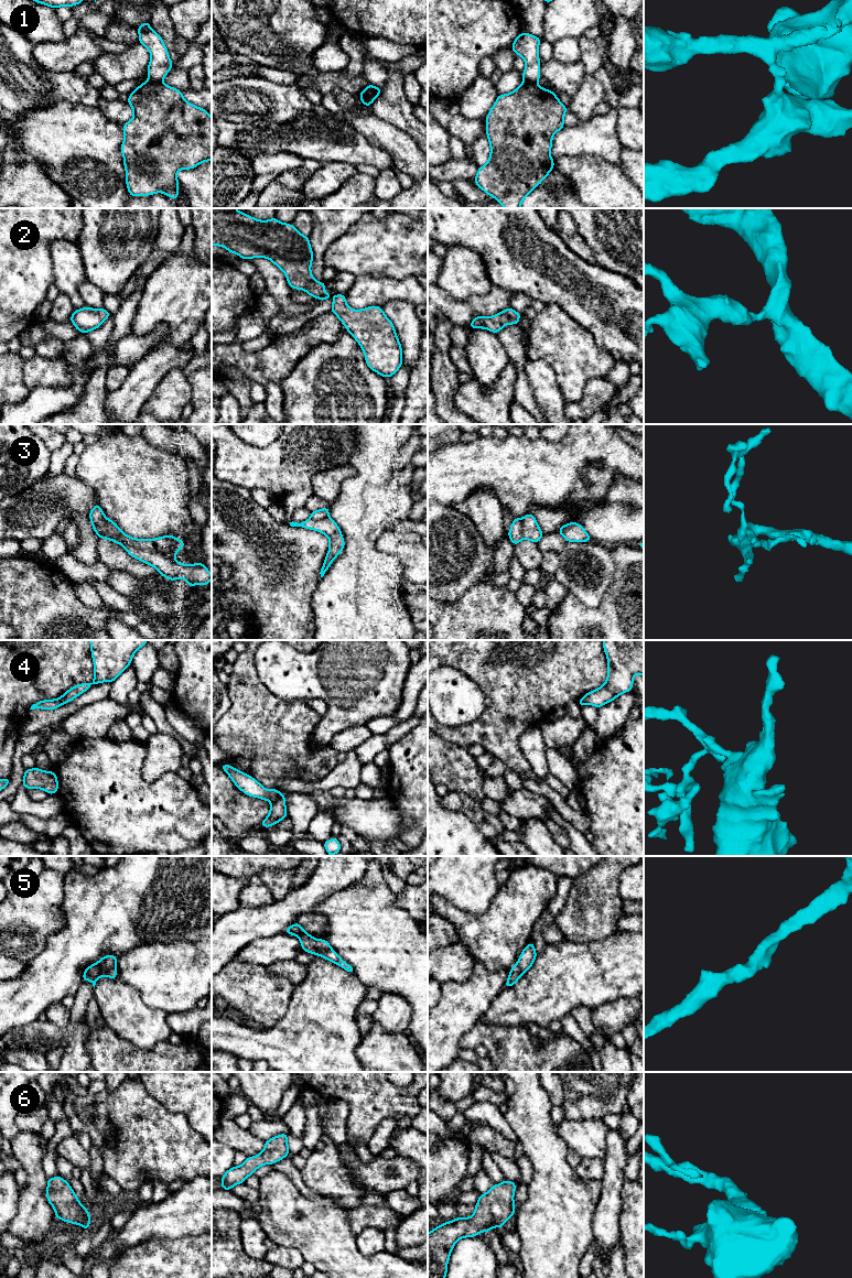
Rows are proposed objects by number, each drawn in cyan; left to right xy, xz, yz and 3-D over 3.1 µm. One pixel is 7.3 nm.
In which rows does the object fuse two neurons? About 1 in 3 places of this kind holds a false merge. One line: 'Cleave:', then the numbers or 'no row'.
Cleave: 1, 3, 4

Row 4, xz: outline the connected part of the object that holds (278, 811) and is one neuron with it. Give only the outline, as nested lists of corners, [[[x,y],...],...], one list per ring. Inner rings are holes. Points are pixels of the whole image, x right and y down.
[[[280,794],[272,803],[268,816],[261,822],[260,826],[270,827],[288,816],[285,808],[285,794]]]

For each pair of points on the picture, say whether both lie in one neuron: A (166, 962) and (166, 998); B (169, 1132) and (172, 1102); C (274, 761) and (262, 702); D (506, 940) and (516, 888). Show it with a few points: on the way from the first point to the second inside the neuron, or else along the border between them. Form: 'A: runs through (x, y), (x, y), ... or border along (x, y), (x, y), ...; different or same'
A: runs through (166, 971), (166, 989); same
B: border along (151, 1096), (169, 1111), (181, 1112), (192, 1128); different
C: runs through (274, 747), (262, 733), (262, 716); same
D: runs through (506, 927), (516, 907), (516, 901); same

